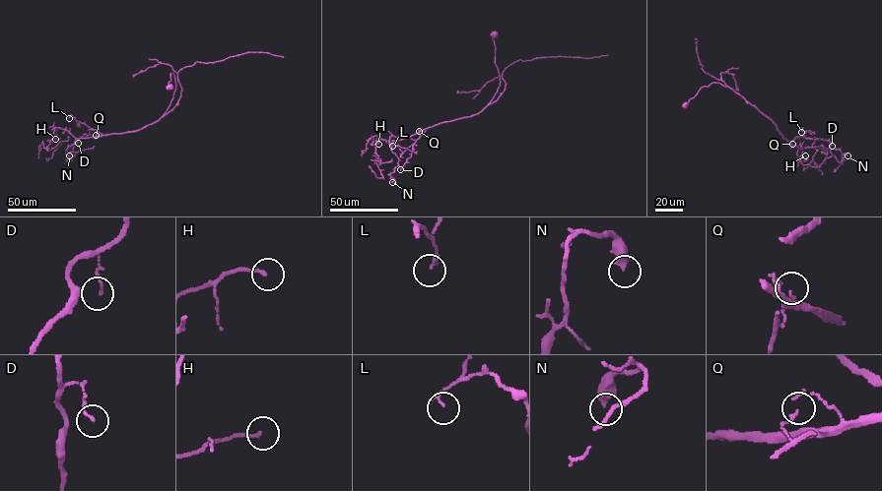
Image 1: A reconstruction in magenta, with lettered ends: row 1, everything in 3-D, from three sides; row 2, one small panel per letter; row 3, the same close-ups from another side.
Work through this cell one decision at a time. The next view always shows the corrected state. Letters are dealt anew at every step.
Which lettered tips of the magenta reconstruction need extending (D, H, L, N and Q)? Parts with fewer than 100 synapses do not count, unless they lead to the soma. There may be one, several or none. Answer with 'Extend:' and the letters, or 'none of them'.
Extend: none of them

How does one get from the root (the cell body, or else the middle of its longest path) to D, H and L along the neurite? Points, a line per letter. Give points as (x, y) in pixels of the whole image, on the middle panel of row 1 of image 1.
D: (494, 34), (495, 64), (500, 83), (493, 98), (478, 113), (427, 128), (414, 144), (411, 156), (400, 169)
H: (494, 34), (495, 64), (500, 83), (485, 108), (400, 140), (377, 139), (375, 136), (372, 144), (378, 144)
L: (494, 34), (495, 64), (500, 83), (485, 108), (469, 116), (427, 128), (403, 153), (397, 146), (392, 146)

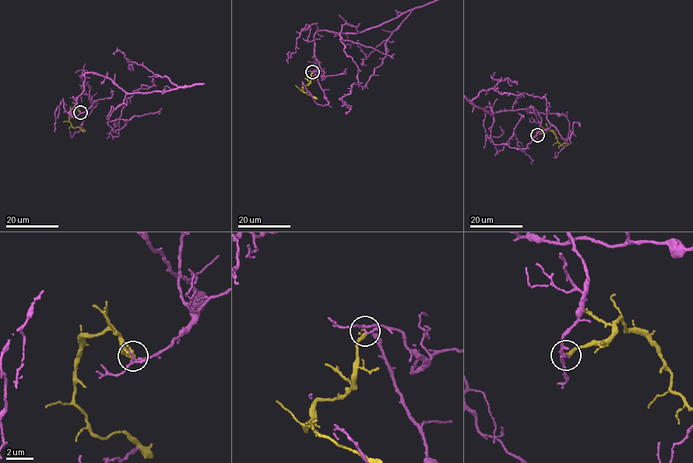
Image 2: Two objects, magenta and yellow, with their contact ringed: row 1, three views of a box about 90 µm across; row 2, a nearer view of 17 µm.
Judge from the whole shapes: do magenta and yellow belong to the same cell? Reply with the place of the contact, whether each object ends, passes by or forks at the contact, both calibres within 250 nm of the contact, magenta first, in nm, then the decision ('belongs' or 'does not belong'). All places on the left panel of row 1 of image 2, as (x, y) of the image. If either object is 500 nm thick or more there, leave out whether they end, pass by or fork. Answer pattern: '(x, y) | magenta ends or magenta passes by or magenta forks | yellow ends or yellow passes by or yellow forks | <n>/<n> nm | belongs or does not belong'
(80, 112) | magenta ends | yellow ends | 120/280 nm | does not belong

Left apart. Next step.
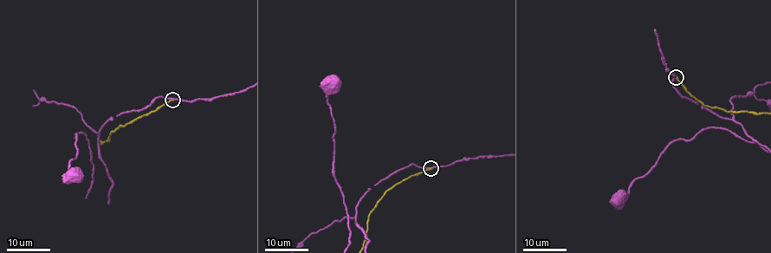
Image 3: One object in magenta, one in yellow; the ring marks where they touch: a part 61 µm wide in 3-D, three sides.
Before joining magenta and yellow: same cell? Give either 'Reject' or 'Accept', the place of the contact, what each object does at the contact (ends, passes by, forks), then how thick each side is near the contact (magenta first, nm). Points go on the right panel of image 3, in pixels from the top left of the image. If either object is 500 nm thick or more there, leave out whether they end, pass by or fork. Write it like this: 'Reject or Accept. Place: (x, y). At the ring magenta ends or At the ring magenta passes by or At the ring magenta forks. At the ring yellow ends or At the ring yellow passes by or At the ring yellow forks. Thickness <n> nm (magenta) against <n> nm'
Reject. Place: (676, 77). At the ring magenta passes by. At the ring yellow ends. Thickness 200 nm (magenta) against 340 nm

